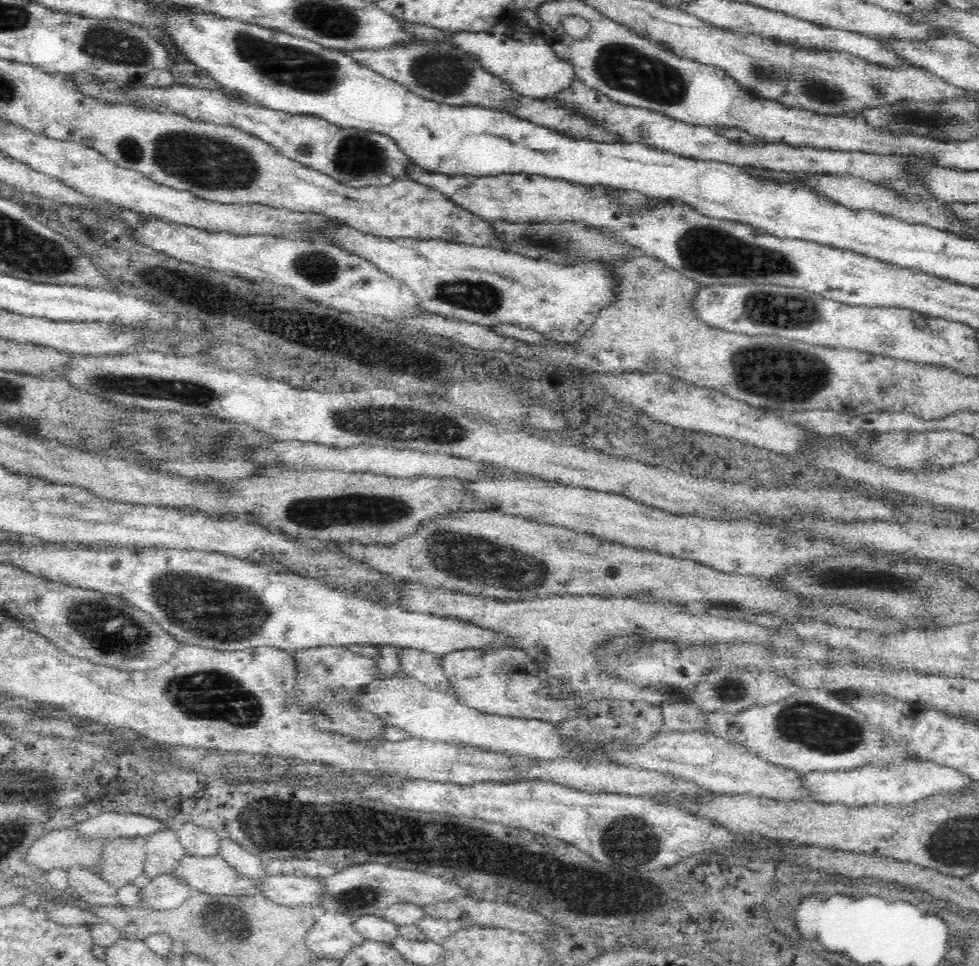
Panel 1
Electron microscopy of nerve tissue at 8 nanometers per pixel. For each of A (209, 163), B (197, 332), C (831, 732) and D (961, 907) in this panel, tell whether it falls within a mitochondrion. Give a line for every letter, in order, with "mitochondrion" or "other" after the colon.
A: mitochondrion
B: other
C: mitochondrion
D: other

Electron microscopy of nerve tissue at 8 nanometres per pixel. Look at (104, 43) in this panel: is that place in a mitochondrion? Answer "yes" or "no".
yes

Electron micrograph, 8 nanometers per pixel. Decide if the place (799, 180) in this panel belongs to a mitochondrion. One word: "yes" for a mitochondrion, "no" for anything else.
no

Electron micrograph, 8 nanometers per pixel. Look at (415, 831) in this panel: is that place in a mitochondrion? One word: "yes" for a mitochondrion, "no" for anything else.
no

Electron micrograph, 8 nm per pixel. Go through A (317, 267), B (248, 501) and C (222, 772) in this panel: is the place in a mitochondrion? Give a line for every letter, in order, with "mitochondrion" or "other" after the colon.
A: mitochondrion
B: other
C: other

